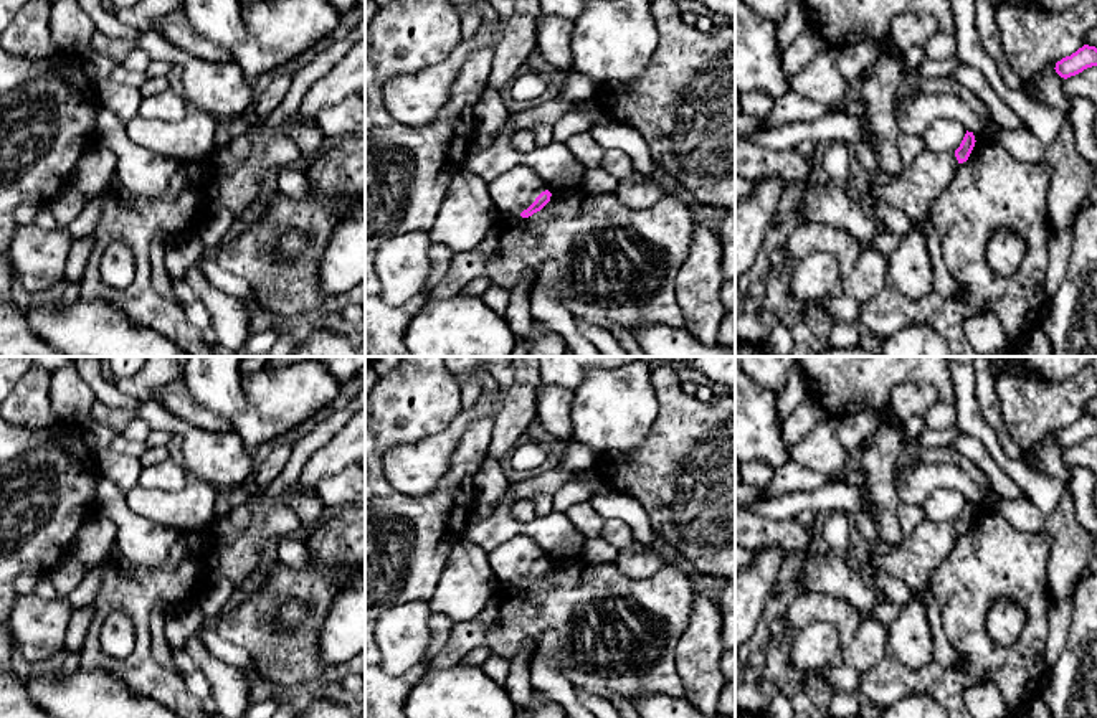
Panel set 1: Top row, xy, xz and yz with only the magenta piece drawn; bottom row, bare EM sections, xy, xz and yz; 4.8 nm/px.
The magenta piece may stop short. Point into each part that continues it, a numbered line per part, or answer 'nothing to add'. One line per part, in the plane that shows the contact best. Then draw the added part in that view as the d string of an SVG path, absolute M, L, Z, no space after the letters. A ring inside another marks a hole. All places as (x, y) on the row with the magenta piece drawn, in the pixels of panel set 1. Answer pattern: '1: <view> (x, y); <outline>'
1: xz (512, 192); M519 165L487 182L489 198L499 211L512 215L520 215L545 190L544 180L525 165Z

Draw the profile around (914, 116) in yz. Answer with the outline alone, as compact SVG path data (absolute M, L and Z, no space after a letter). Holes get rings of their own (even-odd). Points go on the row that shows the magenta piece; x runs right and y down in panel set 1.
M919 94L895 99L894 116L900 132L922 135L938 119L960 122L968 132L991 135L993 127L978 117L966 102L953 94Z

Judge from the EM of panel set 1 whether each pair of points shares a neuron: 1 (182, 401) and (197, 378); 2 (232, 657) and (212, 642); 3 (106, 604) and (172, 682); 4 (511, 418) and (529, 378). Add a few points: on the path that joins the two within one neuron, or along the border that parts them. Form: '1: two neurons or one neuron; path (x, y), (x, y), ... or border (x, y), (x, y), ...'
1: two neurons; border (182, 380), (189, 393), (200, 405), (218, 415)
2: one neuron; path (227, 652), (217, 646)
3: one neuron; path (132, 611), (142, 623), (142, 662), (146, 666)
4: one neuron; path (521, 408), (524, 388)

